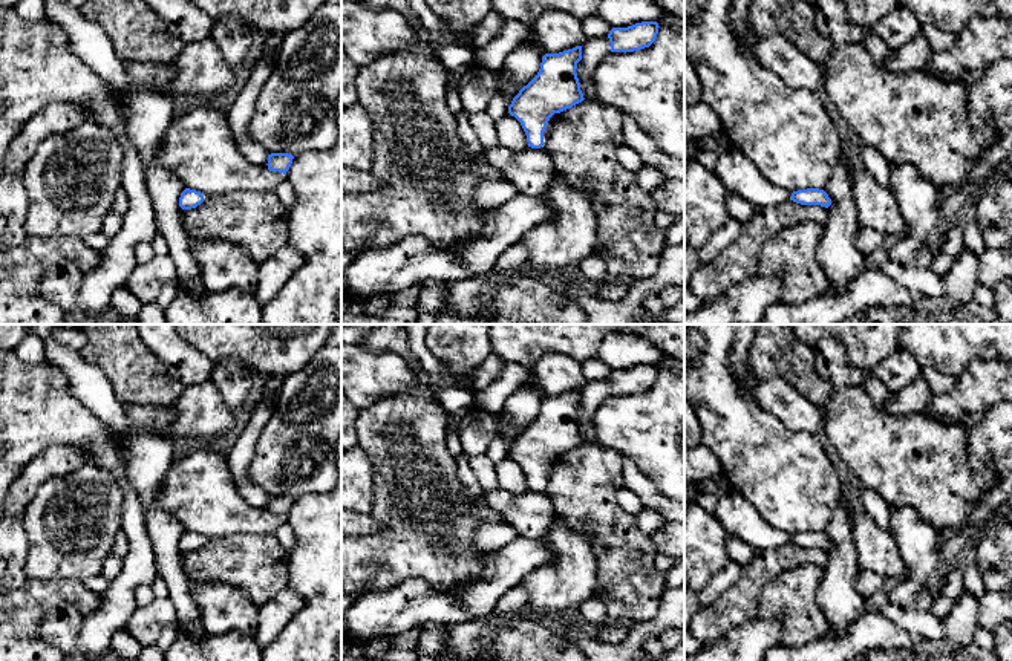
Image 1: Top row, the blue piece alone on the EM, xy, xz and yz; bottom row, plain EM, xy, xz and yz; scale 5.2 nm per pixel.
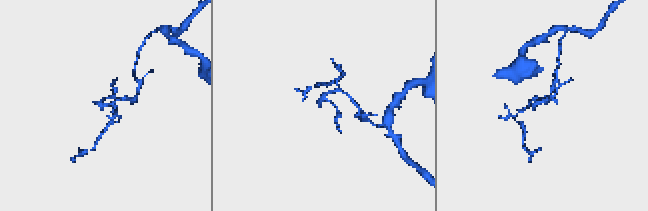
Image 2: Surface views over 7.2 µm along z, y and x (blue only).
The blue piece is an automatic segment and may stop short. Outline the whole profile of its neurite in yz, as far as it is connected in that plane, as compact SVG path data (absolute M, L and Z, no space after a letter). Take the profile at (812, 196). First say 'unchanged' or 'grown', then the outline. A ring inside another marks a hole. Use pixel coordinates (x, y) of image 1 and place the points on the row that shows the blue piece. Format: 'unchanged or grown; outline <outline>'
unchanged; outline M807 188L793 191L790 200L801 205L821 205L828 208L831 205L831 199L824 190L819 188Z

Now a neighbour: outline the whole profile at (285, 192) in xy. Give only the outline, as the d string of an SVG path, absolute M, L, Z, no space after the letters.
M288 179L282 181L277 185L276 194L286 208L291 208L295 204L297 196L295 196L294 187Z

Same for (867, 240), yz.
M862 228L856 236L856 246L865 256L868 256L876 249L880 249L883 243L885 243L885 236L874 230Z

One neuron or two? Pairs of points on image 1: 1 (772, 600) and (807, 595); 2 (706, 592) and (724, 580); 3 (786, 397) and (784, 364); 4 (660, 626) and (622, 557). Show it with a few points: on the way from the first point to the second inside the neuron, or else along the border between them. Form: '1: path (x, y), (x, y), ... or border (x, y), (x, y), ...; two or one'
1: path (781, 600), (798, 595); one
2: path (711, 591), (720, 582); one
3: border (760, 380), (783, 377), (810, 403); two
4: border (666, 588), (659, 611), (649, 620), (628, 626); two

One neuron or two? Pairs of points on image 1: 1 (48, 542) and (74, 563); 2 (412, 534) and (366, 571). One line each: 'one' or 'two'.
1: one
2: one

